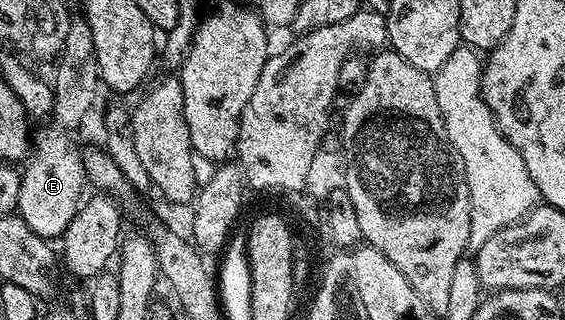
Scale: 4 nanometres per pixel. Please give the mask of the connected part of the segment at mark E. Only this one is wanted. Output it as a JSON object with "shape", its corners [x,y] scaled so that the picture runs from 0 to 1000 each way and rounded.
{"shape":[[[127,56],[119,75],[119,113],[112,131],[112,156],[101,175],[104,200],[97,209],[97,253],[94,250],[97,328],[94,356],[88,363],[85,397],[76,397],[69,413],[60,413],[58,444],[51,459],[51,481],[39,513],[34,550],[34,644],[30,666],[74,747],[97,753],[110,738],[112,722],[129,691],[138,666],[143,625],[149,619],[147,581],[156,581],[152,534],[145,516],[142,463],[133,463],[126,438],[126,406],[152,366],[168,322],[168,294],[179,284],[175,244],[175,206],[172,203],[172,166],[165,153],[165,103],[158,91],[152,56]]]}

